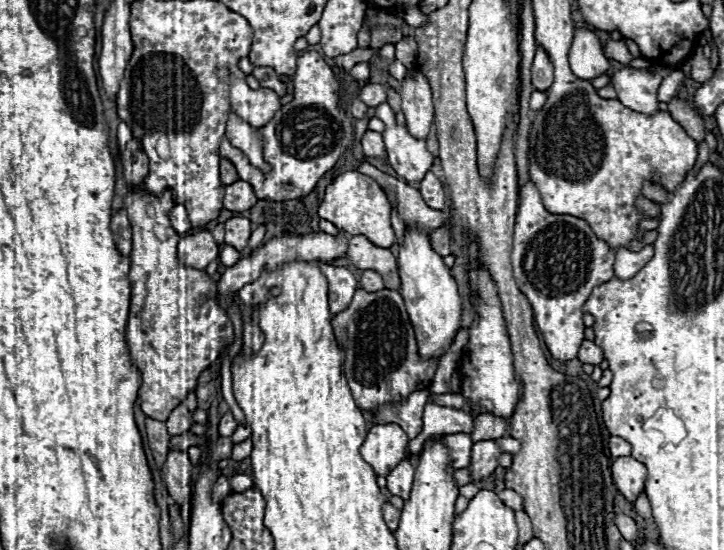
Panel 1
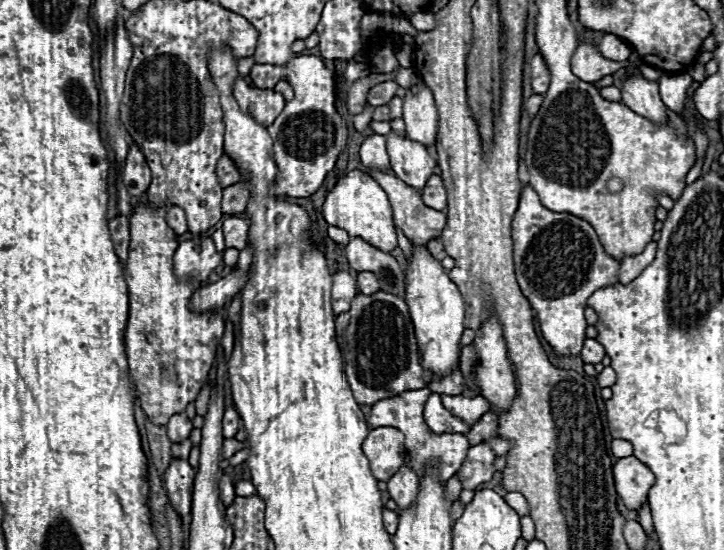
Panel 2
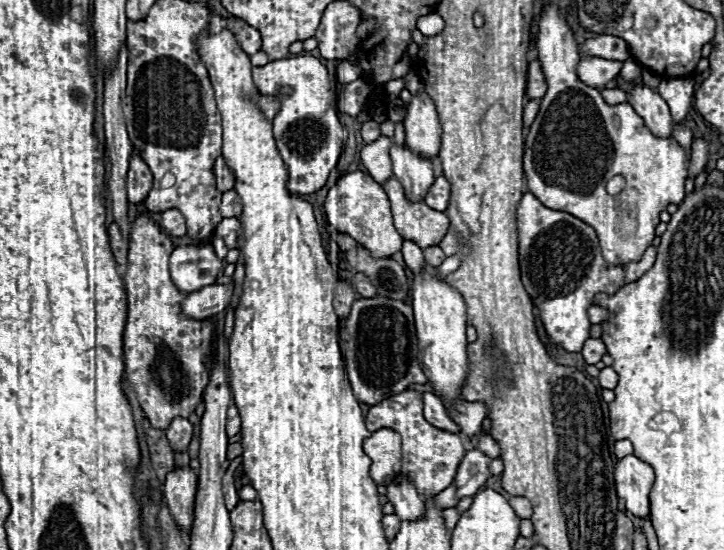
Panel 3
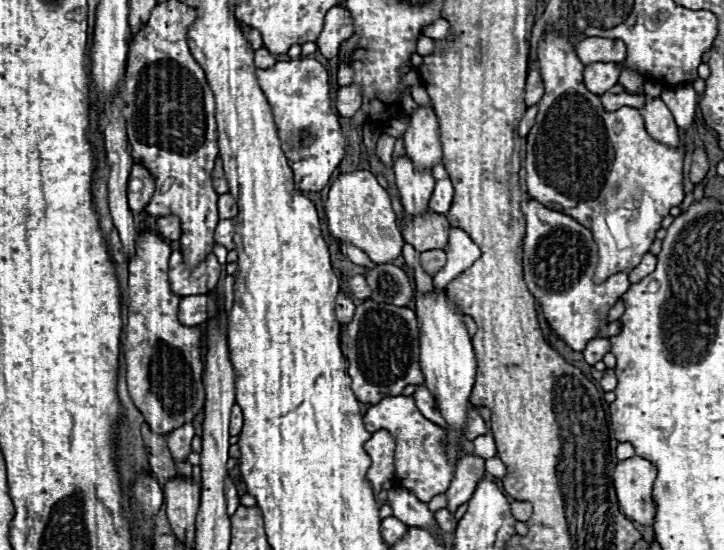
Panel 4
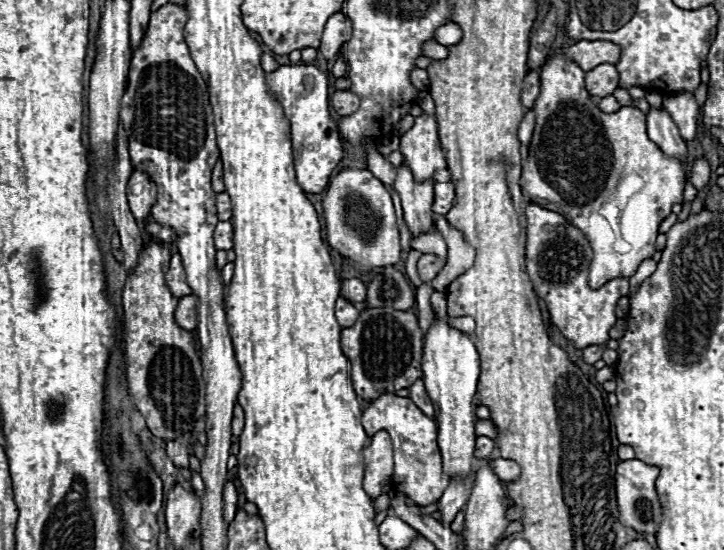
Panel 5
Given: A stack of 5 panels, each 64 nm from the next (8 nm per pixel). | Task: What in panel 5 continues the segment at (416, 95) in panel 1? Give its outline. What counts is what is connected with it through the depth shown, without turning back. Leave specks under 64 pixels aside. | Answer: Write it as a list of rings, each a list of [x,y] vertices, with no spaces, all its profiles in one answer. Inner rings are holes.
[[[428,114],[416,118],[414,126],[400,138],[400,152],[416,182],[432,180],[436,170],[446,168],[438,140],[438,124]]]

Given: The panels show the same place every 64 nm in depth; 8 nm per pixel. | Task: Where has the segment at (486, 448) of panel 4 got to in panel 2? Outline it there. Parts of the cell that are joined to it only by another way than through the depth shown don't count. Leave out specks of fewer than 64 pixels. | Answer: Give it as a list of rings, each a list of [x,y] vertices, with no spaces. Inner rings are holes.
[[[486,438],[484,442],[494,450],[496,456],[504,456],[510,450],[510,446],[512,446],[508,440],[500,440],[500,438]]]

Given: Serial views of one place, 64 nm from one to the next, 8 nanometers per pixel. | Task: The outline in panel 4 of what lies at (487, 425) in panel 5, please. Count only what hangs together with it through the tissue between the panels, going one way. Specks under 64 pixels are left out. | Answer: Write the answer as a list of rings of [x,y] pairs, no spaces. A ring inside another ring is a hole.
[[[474,406],[474,408],[470,408],[470,410],[468,410],[468,426],[466,426],[466,436],[468,436],[470,440],[474,440],[474,438],[484,436],[484,434],[488,434],[486,424],[484,424],[484,420],[480,418],[478,408]]]

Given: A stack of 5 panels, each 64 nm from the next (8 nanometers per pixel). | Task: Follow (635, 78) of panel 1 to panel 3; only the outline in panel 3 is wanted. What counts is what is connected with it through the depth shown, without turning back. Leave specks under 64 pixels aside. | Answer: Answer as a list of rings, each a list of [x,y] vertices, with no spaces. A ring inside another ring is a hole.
[[[634,84],[628,92],[630,104],[644,118],[648,130],[660,138],[672,138],[672,116],[668,104],[644,84]]]

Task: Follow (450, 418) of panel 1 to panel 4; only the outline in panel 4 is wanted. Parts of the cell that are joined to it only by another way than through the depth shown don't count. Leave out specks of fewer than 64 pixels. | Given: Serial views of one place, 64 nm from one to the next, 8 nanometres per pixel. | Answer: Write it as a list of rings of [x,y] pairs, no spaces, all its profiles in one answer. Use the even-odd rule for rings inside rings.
[[[418,384],[418,386],[416,386],[416,392],[414,392],[412,396],[414,396],[414,400],[416,400],[416,406],[420,408],[420,412],[422,412],[428,420],[432,420],[432,422],[438,424],[438,426],[444,426],[444,418],[440,416],[438,408],[436,408],[436,402],[434,402],[434,398],[430,396],[430,392],[426,390],[424,384]]]

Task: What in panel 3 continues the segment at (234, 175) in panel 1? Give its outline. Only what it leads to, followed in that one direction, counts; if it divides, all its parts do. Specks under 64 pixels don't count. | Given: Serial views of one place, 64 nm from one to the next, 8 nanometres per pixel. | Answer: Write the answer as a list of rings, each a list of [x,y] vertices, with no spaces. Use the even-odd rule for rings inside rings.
[[[220,156],[220,158],[216,160],[216,164],[214,164],[214,176],[216,176],[216,188],[218,188],[220,192],[226,192],[226,190],[230,190],[230,188],[234,186],[232,172],[226,168],[222,156]]]

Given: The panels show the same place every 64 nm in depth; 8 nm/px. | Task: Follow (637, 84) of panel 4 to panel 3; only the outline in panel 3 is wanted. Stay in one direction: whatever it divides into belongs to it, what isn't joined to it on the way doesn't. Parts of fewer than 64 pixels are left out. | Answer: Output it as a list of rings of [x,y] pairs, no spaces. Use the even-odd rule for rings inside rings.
[[[628,58],[628,60],[624,62],[624,66],[622,66],[620,76],[622,76],[622,80],[628,82],[628,84],[638,84],[638,82],[642,80],[642,68],[640,68],[632,58]]]

